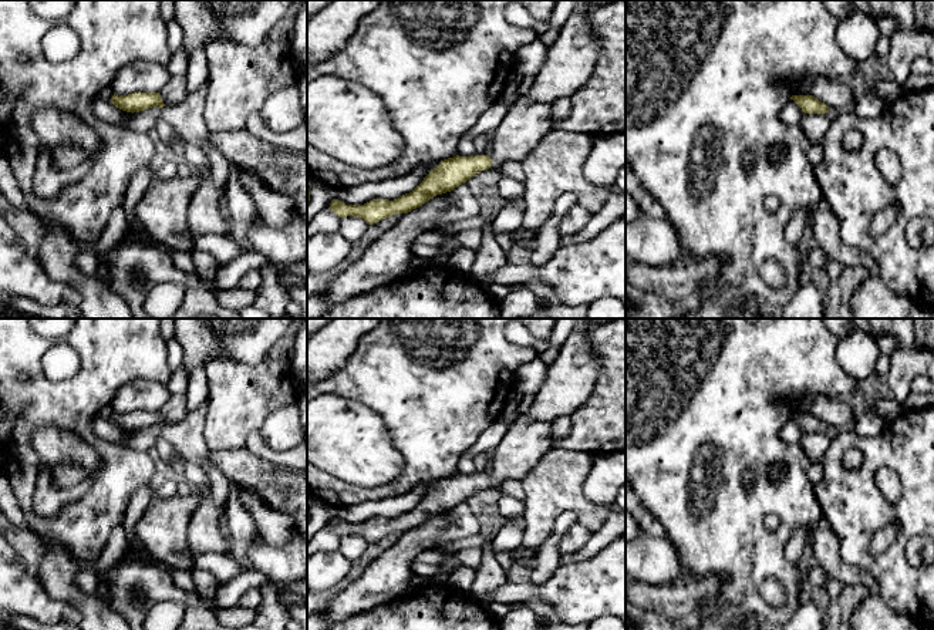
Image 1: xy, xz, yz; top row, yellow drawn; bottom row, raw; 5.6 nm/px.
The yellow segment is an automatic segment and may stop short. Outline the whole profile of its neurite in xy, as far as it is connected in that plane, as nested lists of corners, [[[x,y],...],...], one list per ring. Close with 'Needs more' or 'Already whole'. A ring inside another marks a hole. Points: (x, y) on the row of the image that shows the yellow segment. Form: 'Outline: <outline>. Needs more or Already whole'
Outline: [[[132,92],[128,95],[114,94],[109,100],[117,108],[127,112],[139,112],[149,110],[152,107],[163,108],[166,107],[159,95],[159,92]]]. Already whole

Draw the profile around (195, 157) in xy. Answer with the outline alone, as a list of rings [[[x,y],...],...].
[[[182,138],[176,139],[173,145],[182,145],[185,149],[185,158],[193,173],[200,175],[206,179],[210,173],[210,164],[206,154],[196,145],[185,142]]]

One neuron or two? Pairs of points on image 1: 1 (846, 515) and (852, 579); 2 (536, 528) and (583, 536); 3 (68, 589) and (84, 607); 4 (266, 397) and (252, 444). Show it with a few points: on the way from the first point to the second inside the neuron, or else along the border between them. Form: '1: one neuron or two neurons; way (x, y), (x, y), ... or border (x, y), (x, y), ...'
1: two neurons; border (835, 535), (839, 543), (839, 555), (860, 569)
2: two neurons; border (577, 522), (592, 532)
3: one neuron; way (73, 593), (83, 603)
4: two neurons; border (258, 428), (248, 437), (245, 447)

